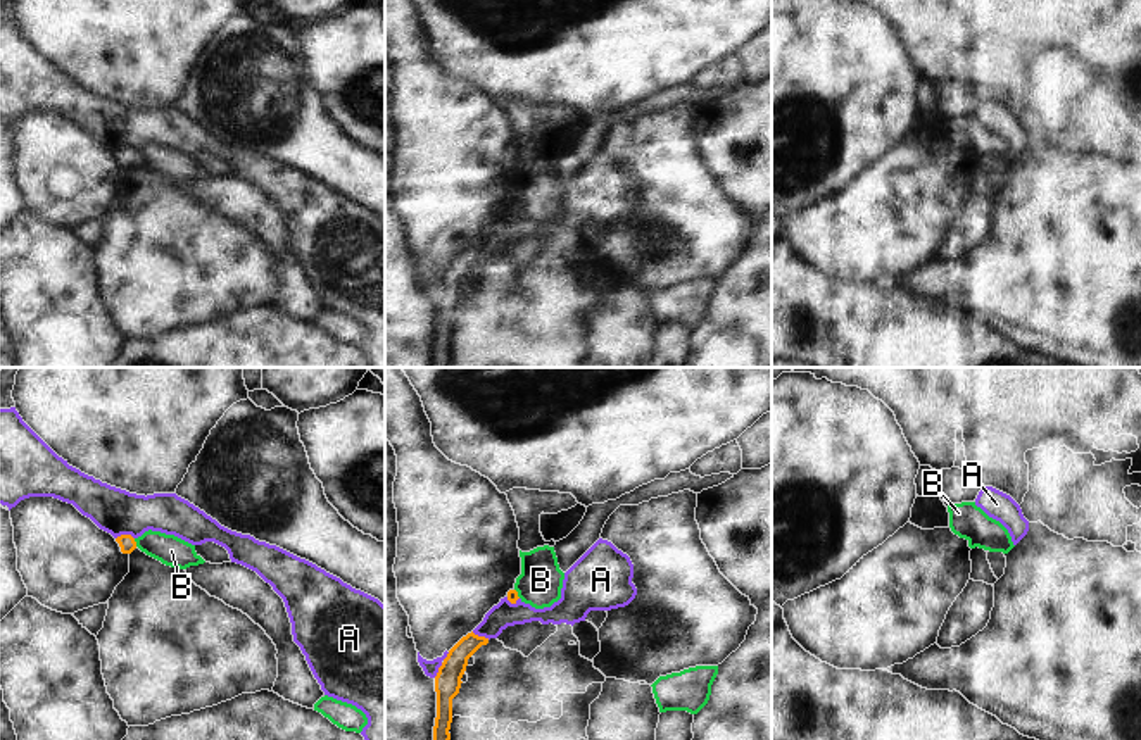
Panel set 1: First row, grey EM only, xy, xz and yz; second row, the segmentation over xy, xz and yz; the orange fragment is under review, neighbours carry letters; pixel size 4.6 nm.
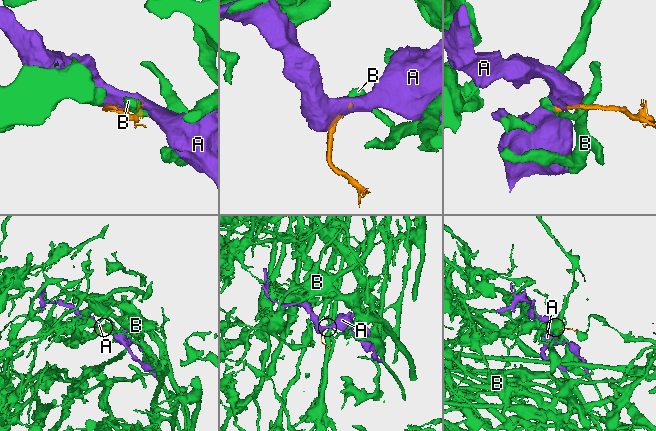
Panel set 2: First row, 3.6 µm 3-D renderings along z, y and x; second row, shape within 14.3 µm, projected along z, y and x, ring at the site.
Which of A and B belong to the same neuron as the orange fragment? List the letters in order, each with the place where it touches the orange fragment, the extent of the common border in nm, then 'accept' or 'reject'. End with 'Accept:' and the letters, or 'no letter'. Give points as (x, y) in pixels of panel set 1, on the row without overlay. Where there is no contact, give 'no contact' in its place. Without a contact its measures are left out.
A: xy (125, 149) | 90 nm | reject
B: xy (135, 156) | 40 nm | reject
Accept: no letter

